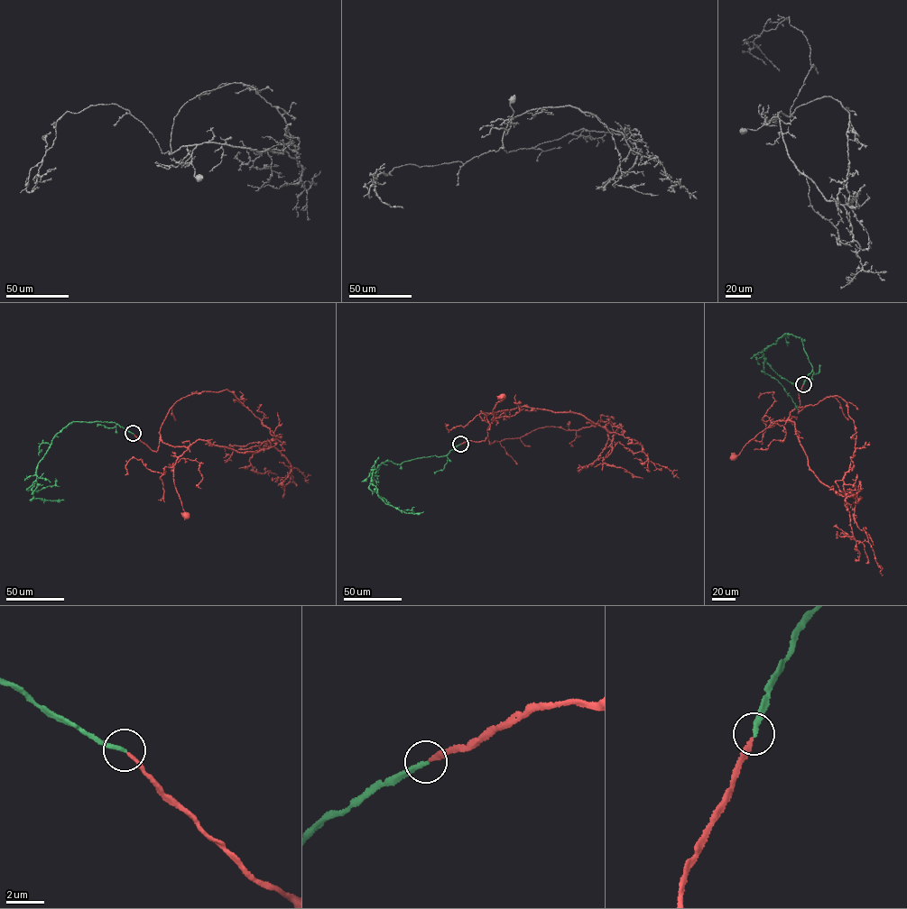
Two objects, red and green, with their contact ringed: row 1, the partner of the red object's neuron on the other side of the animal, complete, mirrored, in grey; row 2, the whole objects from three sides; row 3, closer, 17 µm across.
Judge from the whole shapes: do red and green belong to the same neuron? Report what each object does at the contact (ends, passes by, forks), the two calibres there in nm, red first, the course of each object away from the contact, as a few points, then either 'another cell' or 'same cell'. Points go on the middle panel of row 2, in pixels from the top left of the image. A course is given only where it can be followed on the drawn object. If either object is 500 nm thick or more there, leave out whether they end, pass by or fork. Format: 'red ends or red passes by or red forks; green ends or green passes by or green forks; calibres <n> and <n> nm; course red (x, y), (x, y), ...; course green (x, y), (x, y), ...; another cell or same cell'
red ends; green ends; calibres 220 and 240 nm; course red (460, 445), (487, 437), (490, 424), (505, 410), (493, 415), (493, 409), (502, 396); course green (460, 444), (444, 455), (397, 464), (386, 461), (370, 473), (377, 495), (385, 503), (405, 513), (423, 511); same cell

